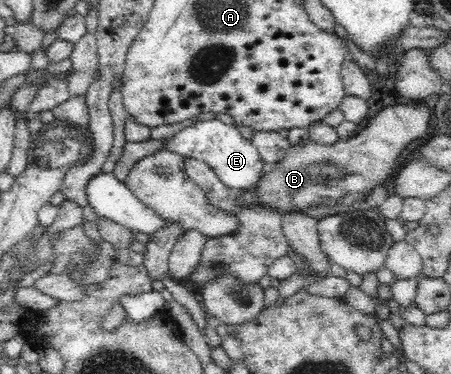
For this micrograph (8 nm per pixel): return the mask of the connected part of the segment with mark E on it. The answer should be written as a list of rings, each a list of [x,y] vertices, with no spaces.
[[[203,119],[187,125],[167,139],[162,147],[163,150],[176,152],[183,158],[193,157],[201,160],[203,164],[209,165],[219,180],[234,192],[253,189],[267,168],[255,146],[237,131],[237,126],[225,124],[218,119]]]

